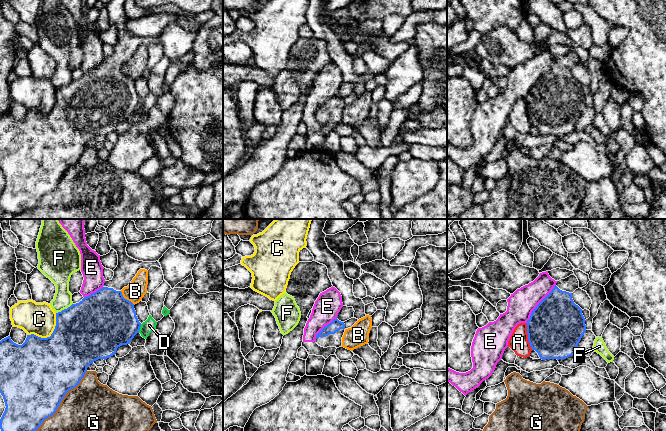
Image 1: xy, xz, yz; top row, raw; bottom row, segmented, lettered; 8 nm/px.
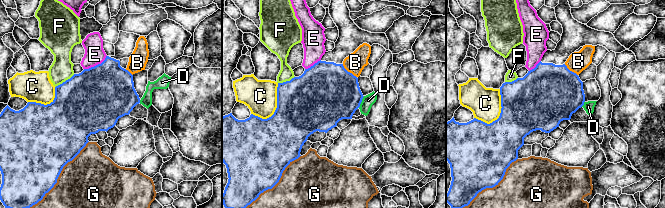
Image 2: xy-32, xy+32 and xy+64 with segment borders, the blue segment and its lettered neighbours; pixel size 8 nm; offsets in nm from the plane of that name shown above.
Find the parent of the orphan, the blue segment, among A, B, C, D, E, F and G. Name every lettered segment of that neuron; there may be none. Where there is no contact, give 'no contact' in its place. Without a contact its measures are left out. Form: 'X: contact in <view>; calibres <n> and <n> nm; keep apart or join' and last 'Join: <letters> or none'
A: contact in yz; calibres 440 and 160 nm; keep apart
B: contact in xy; calibres 480 and 160 nm; keep apart
C: contact in xy; calibres 480 and 260 nm; keep apart
D: contact in xy; calibres 440 and 100 nm; keep apart
E: contact in yz; calibres 440 and 220 nm; keep apart
F: contact in xy; calibres 480 and 150 nm; keep apart
G: contact in xy; calibres 500 and 400 nm; keep apart
Join: none

